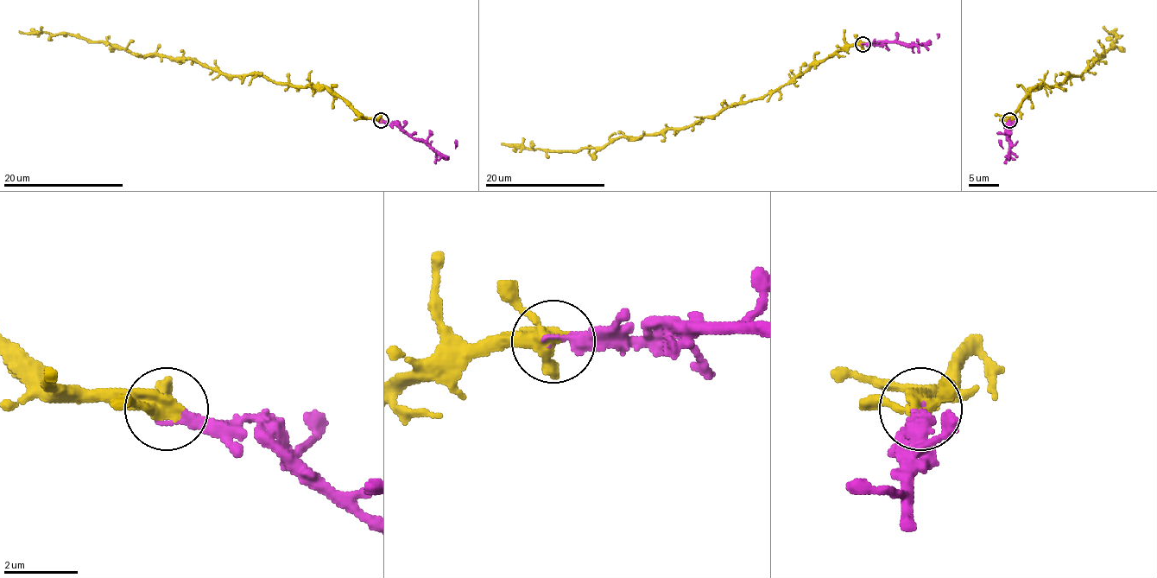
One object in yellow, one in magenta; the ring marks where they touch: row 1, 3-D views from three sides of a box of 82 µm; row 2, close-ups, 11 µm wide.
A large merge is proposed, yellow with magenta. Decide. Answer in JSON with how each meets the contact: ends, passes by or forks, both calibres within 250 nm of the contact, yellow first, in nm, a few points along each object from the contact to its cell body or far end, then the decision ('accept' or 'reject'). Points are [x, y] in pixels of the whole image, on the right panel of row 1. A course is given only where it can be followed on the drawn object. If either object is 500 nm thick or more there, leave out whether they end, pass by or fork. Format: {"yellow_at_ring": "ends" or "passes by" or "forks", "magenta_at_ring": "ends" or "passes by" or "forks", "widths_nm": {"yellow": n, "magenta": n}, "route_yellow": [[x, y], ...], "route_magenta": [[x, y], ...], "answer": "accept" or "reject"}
{"yellow_at_ring": "passes by", "magenta_at_ring": "ends", "widths_nm": {"yellow": 440, "magenta": 70}, "route_yellow": [[1008, 121], [1036, 87], [1059, 85], [1069, 75], [1081, 74], [1102, 56], [1115, 41], [1115, 34], [1108, 30]], "route_magenta": [[1008, 119], [1007, 137], [1010, 149], [1006, 155], [998, 140]], "answer": "accept"}

